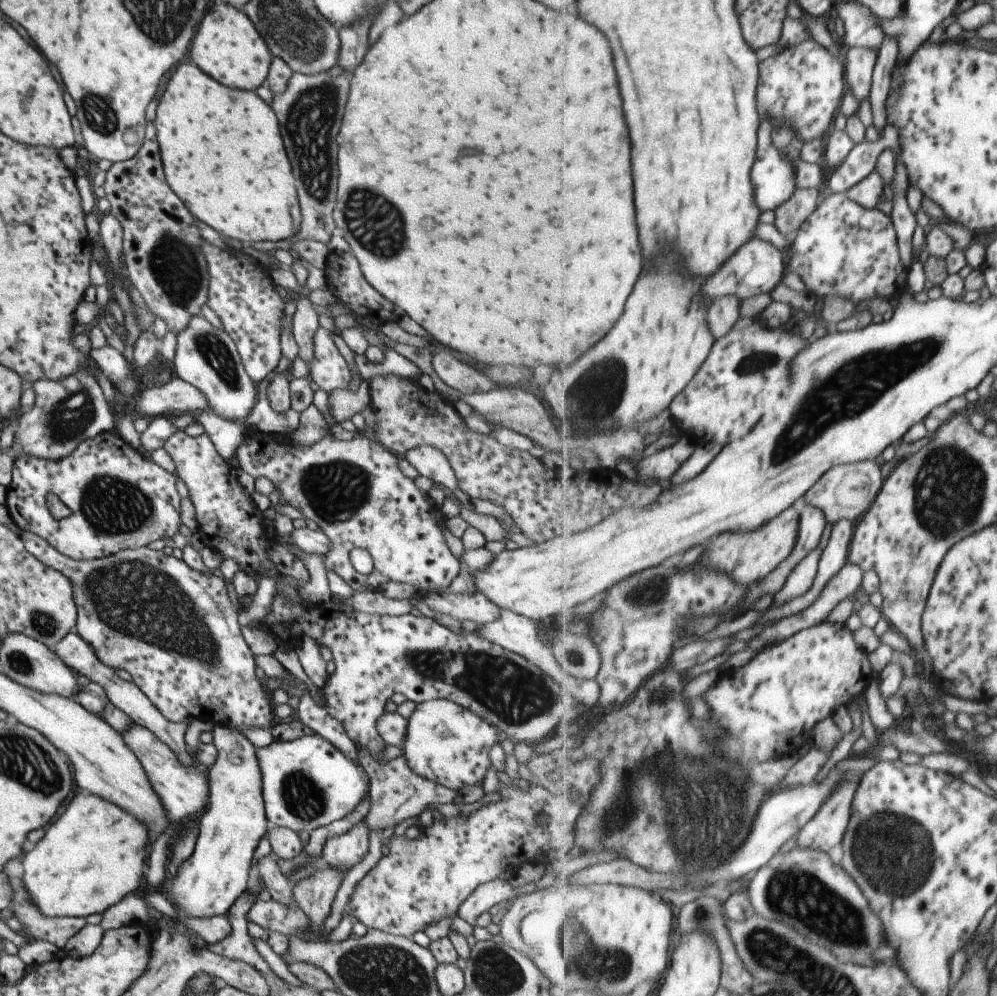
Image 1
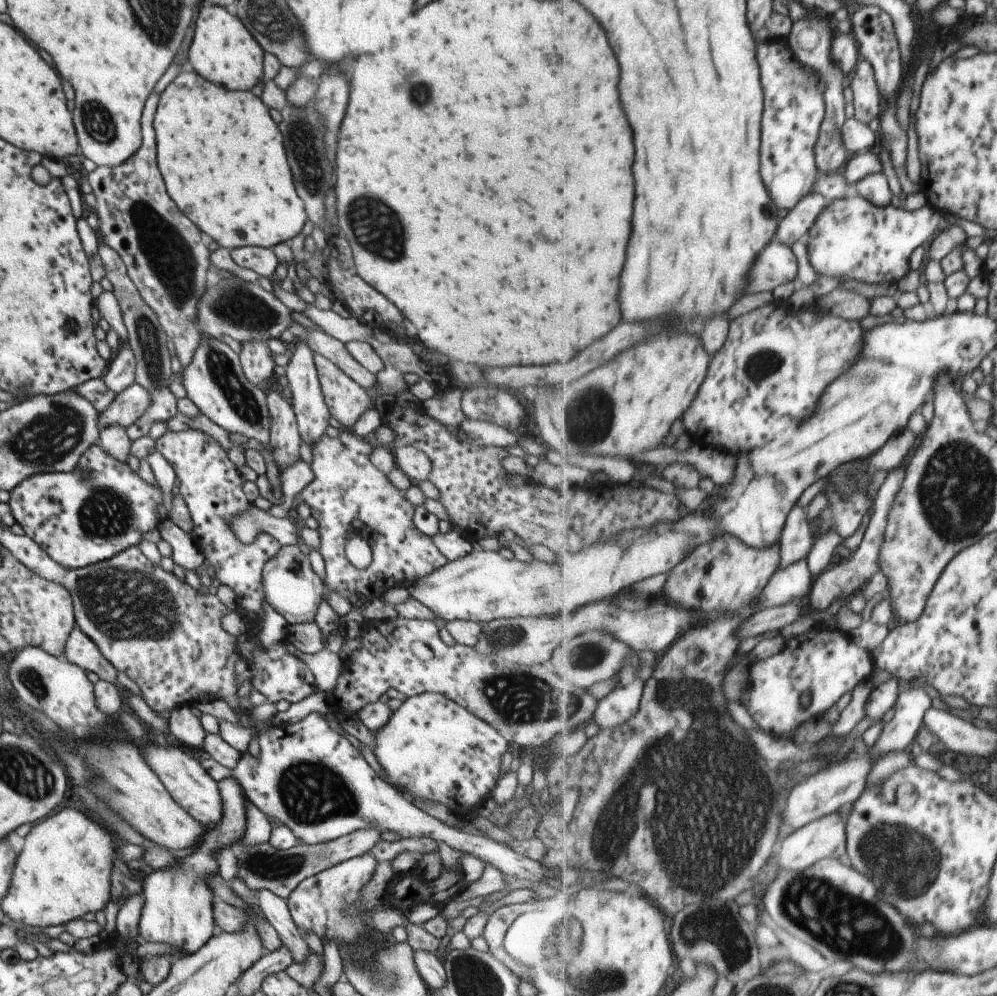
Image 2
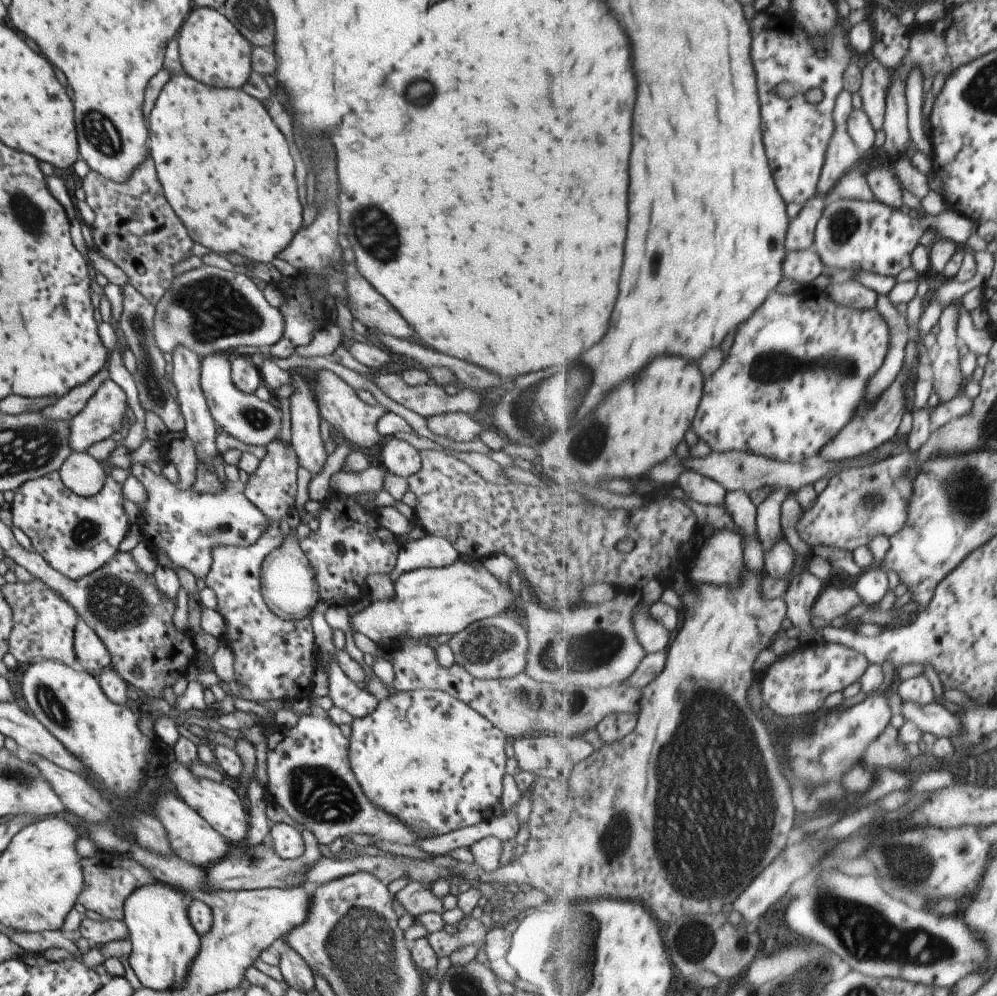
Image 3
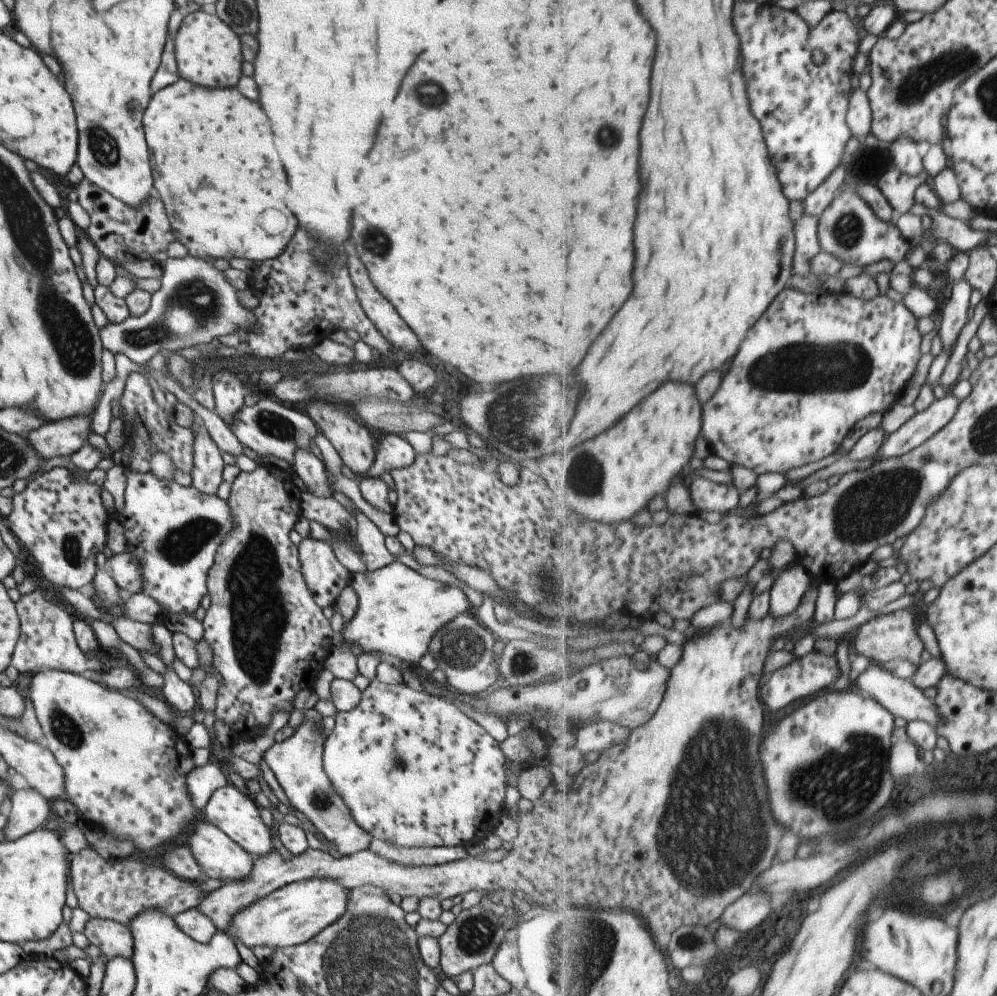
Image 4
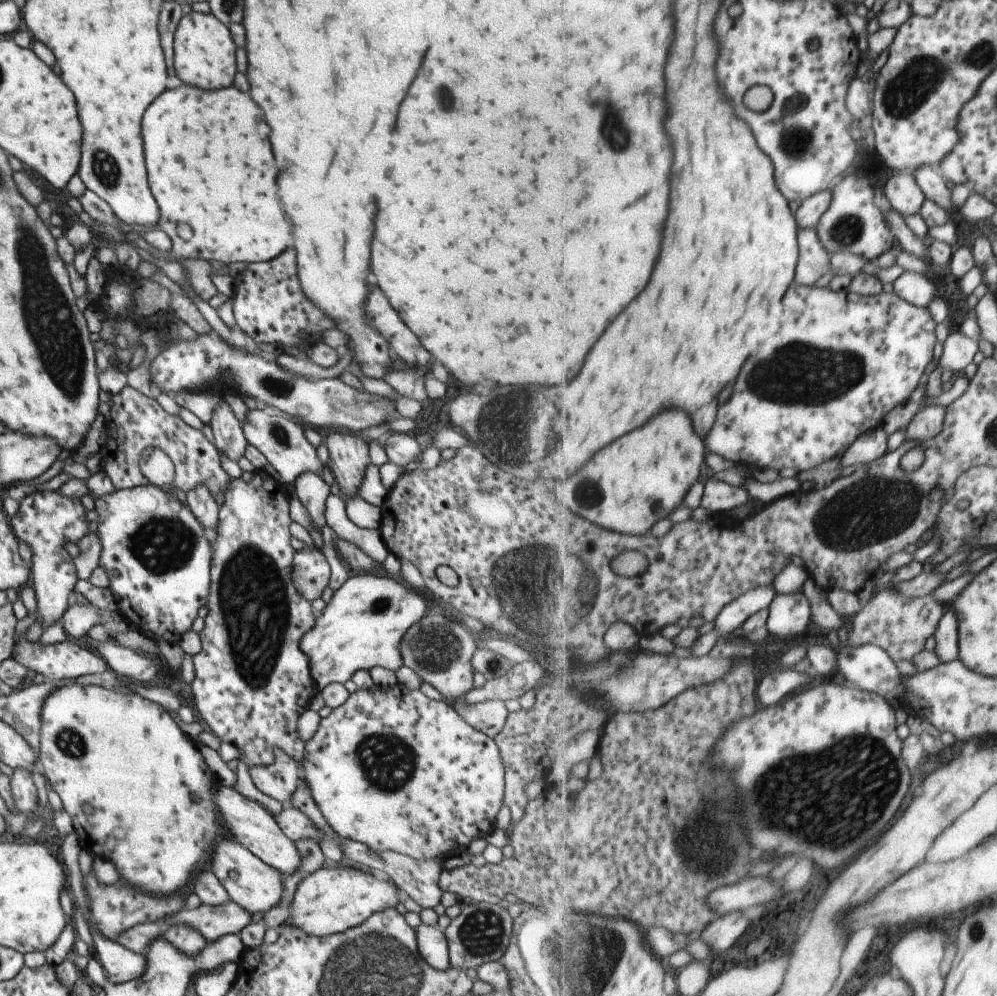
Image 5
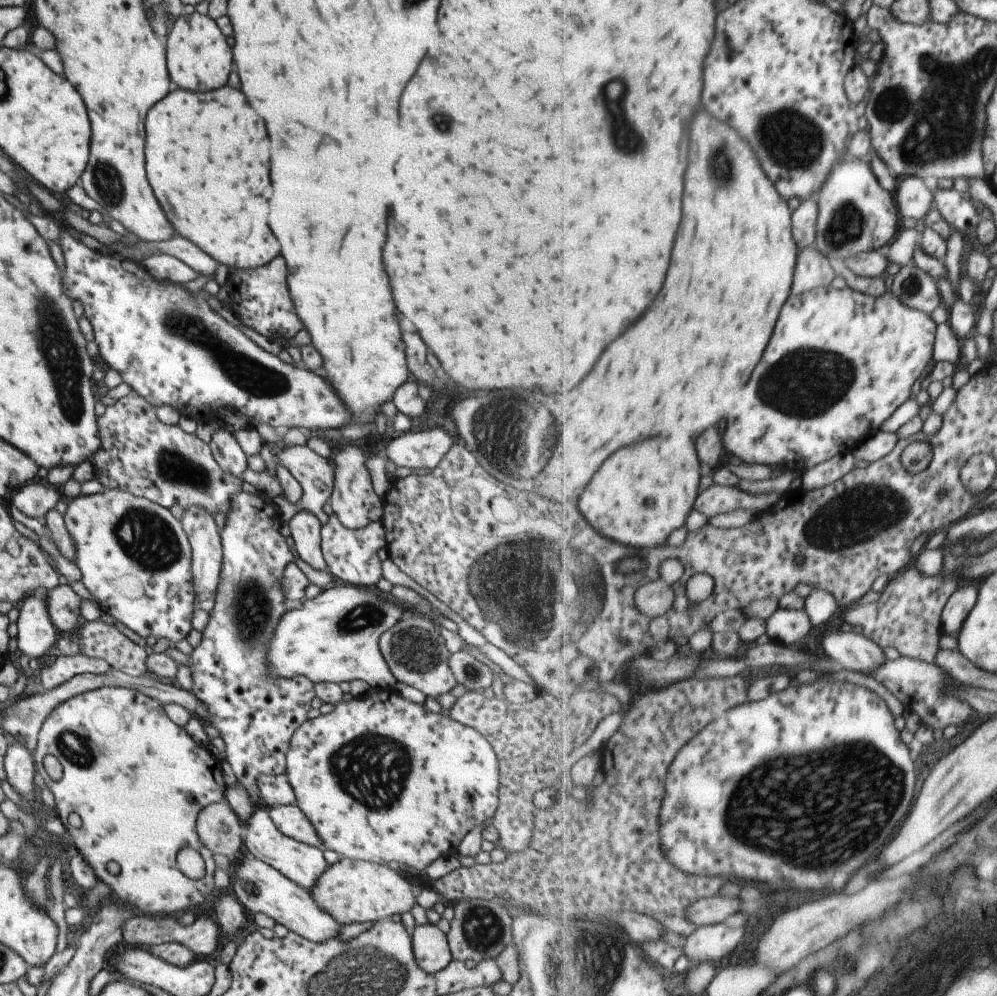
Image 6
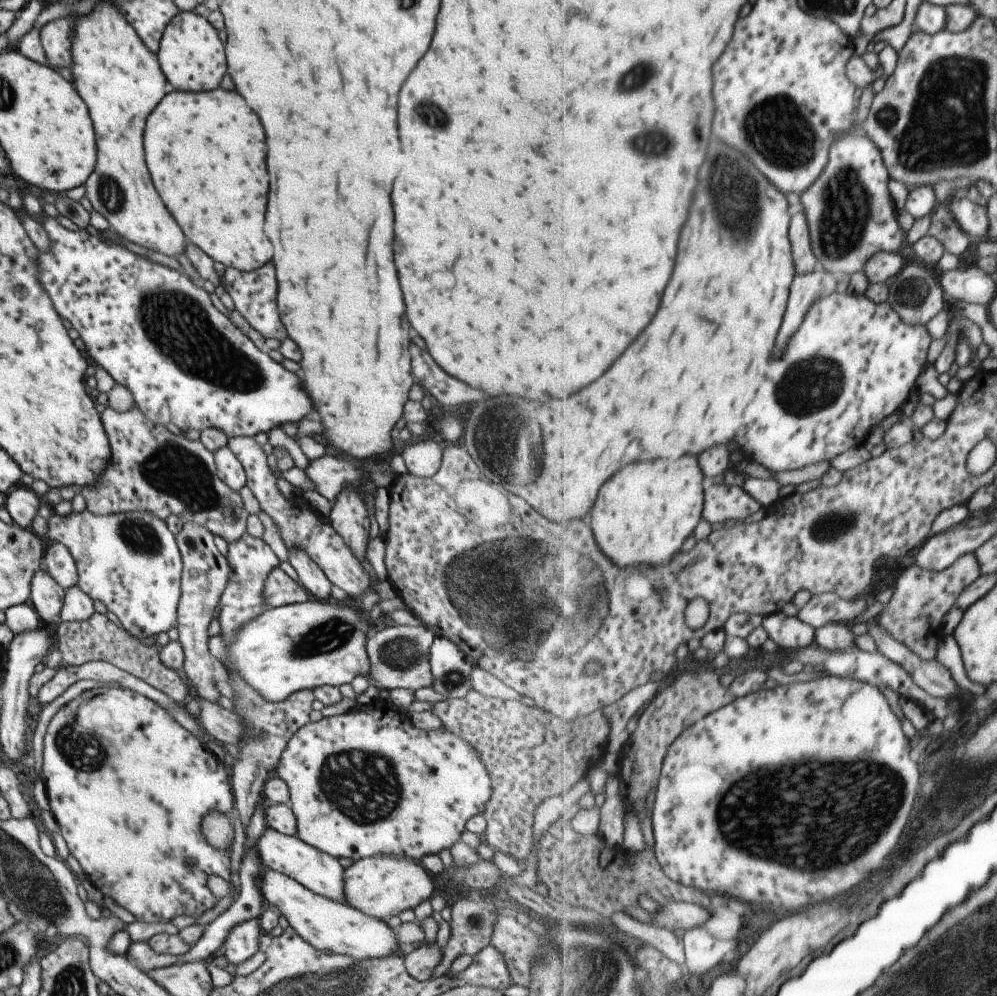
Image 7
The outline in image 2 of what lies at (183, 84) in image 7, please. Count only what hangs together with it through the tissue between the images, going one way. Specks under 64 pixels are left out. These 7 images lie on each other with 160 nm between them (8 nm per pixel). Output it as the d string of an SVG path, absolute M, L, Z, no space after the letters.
M206 3L199 7L187 58L201 78L230 91L249 91L262 80L264 54L231 9Z

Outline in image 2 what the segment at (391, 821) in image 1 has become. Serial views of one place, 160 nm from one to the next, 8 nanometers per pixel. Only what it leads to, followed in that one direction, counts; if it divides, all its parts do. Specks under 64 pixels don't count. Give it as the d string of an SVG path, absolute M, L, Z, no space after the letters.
M367 826L367 828L355 830L347 836L341 836L329 842L313 845L297 844L286 850L272 848L268 842L257 844L257 846L245 846L245 844L238 843L234 847L238 870L233 878L241 878L254 893L257 890L266 889L271 891L271 894L286 900L295 886L298 886L303 880L323 872L329 866L335 866L349 858L370 853L371 848L378 842L379 835L380 832L377 832L377 828Z

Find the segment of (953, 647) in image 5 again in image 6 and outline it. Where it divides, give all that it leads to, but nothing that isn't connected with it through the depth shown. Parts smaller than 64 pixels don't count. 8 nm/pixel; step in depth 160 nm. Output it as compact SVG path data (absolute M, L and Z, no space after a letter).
M969 585L959 588L949 602L947 602L943 615L943 634L959 637L959 632L971 614L975 604L979 600L979 589L977 586Z

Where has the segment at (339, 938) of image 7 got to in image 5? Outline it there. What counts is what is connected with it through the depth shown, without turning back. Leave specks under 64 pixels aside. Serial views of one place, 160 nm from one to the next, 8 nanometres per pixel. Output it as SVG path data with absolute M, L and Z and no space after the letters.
M218 837L210 852L210 864L213 876L216 876L219 884L225 889L228 898L250 915L277 908L275 903L279 900L281 890L283 890L280 873L261 862L237 841L230 837Z

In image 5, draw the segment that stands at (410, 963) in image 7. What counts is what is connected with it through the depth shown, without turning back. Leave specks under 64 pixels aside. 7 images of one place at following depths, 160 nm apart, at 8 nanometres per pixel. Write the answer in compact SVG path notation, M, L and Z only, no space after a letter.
M419 923L415 928L416 948L420 957L431 967L438 971L444 971L448 963L448 948L446 938L436 927L430 927Z

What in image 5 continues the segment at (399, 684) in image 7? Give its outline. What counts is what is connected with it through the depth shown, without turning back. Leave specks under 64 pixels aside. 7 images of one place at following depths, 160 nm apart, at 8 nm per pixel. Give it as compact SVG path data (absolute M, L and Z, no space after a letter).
M435 609L429 610L406 630L399 647L402 664L411 668L421 682L427 682L437 689L446 701L457 699L473 689L471 657L477 649L471 631L463 623Z

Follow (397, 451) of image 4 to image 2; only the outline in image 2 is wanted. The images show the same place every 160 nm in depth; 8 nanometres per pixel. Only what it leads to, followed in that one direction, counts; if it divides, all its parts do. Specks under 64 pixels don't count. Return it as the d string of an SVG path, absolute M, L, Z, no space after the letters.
M397 446L391 450L391 454L397 469L401 470L411 482L426 481L431 472L431 460L423 452L411 446Z

